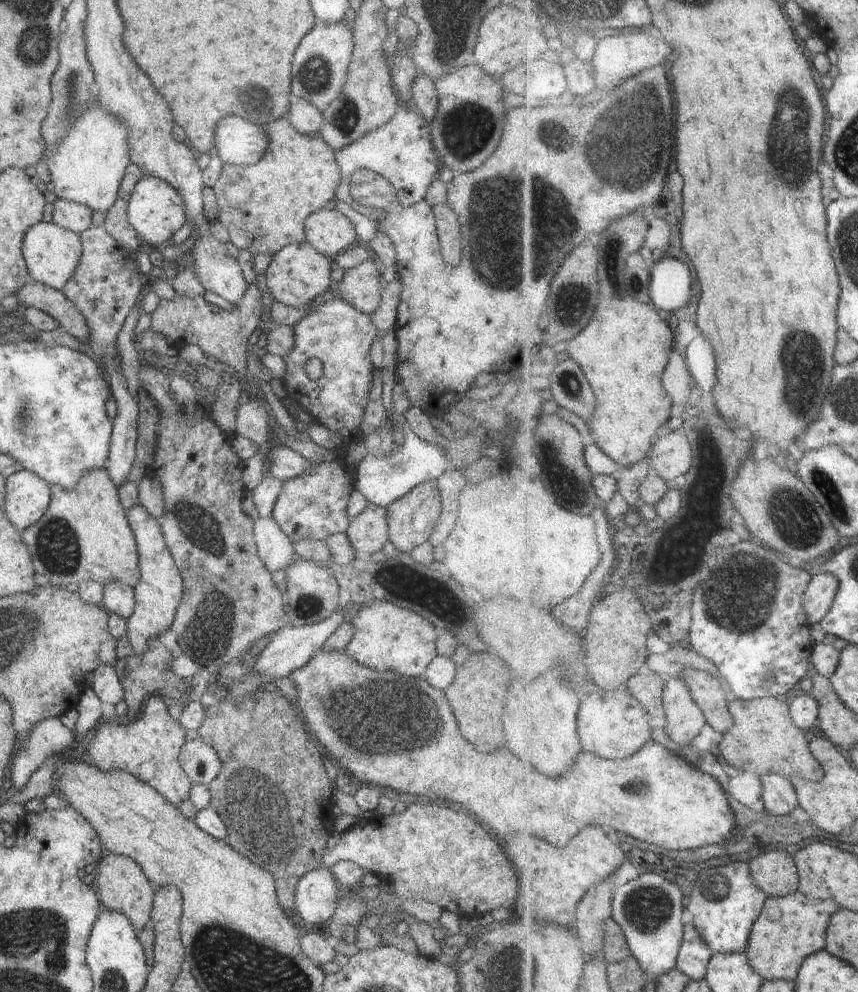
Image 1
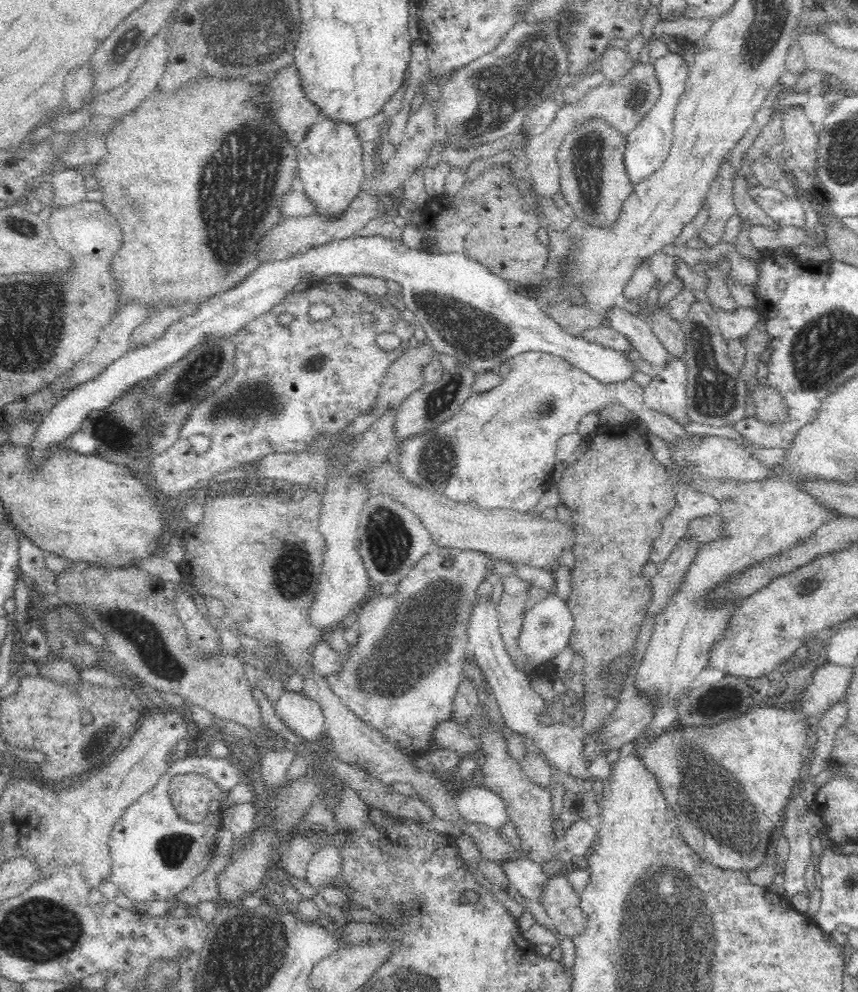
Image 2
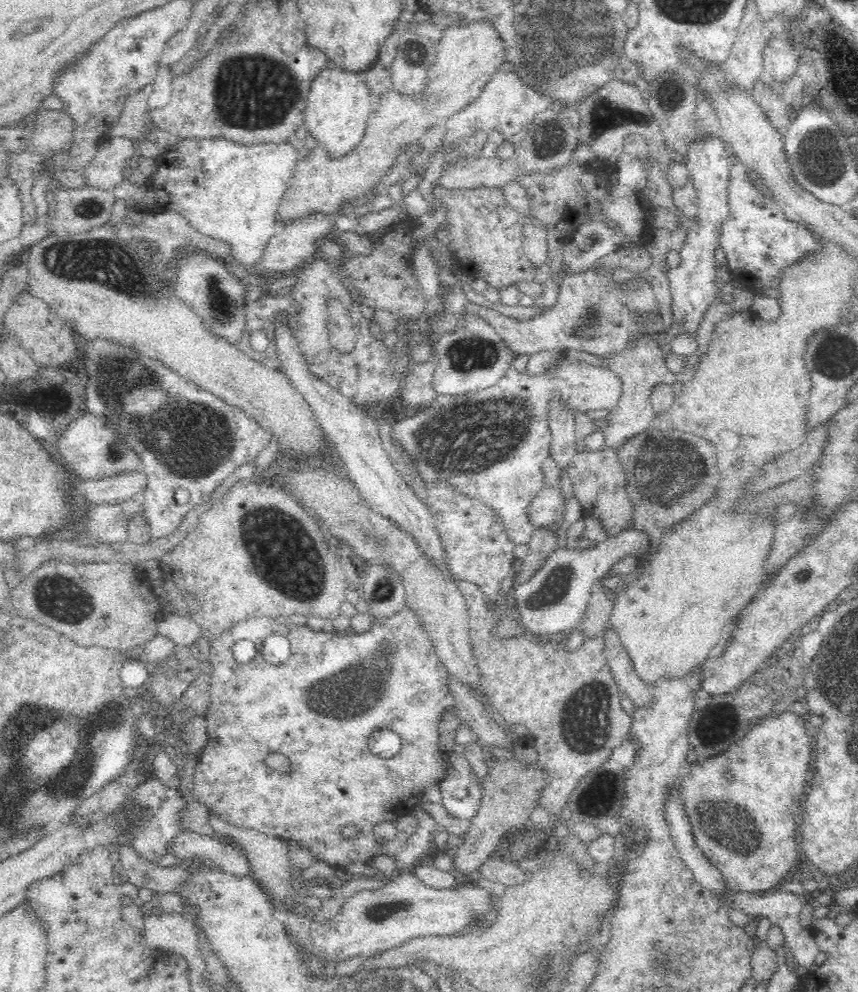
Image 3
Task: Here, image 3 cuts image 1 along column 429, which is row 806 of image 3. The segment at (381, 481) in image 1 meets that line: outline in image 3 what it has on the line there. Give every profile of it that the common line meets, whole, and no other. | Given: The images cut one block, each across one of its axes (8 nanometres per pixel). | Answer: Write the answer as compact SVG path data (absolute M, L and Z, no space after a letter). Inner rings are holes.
M451 752L447 764L449 773L439 782L441 804L452 817L472 820L481 808L484 792L482 781L465 760L464 753Z

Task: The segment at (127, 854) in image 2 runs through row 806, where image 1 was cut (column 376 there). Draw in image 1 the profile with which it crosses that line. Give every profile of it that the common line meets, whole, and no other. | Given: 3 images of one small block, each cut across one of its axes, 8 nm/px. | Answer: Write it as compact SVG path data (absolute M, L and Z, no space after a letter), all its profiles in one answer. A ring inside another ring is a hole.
M404 104L398 108L394 118L384 126L374 130L355 142L336 150L336 163L341 173L341 182L335 197L346 203L356 212L366 216L371 221L382 220L382 212L375 208L364 207L352 200L350 195L351 177L356 170L370 169L386 178L396 188L396 198L400 200L400 207L413 206L414 203L425 199L428 188L437 178L437 157L432 145L432 124L418 112L409 110Z

